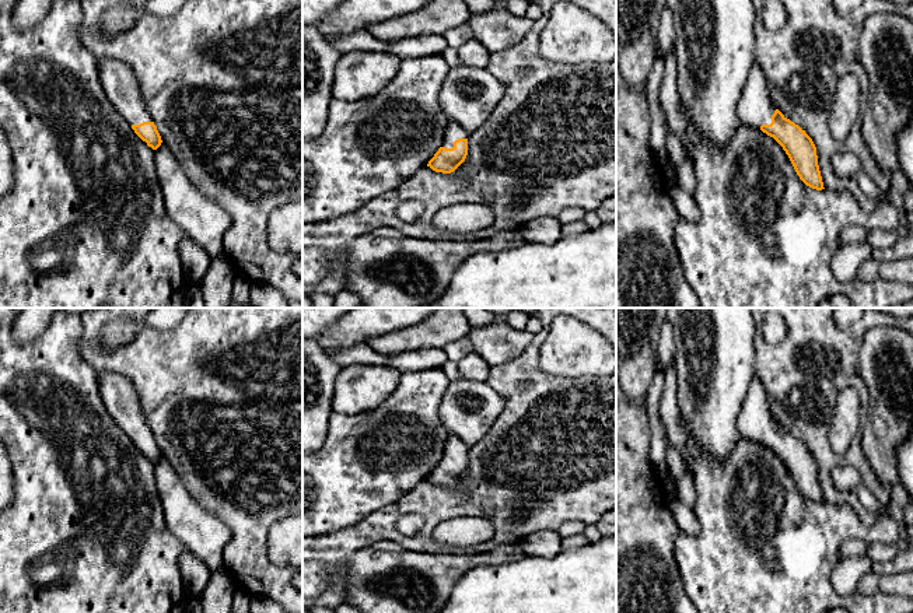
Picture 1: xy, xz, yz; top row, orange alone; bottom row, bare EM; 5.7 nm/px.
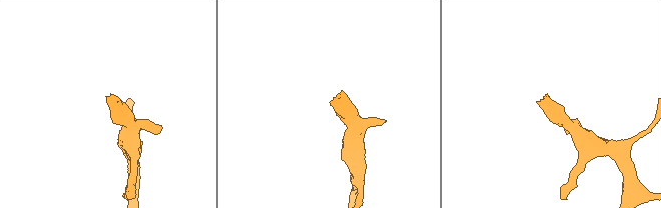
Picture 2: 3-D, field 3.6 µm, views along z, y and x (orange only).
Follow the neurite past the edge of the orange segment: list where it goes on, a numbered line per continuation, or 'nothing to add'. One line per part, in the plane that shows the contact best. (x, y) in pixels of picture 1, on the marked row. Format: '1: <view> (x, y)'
1: xz (454, 132)

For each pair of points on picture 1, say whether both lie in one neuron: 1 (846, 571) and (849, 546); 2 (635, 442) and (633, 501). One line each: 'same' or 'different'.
1: different
2: same

